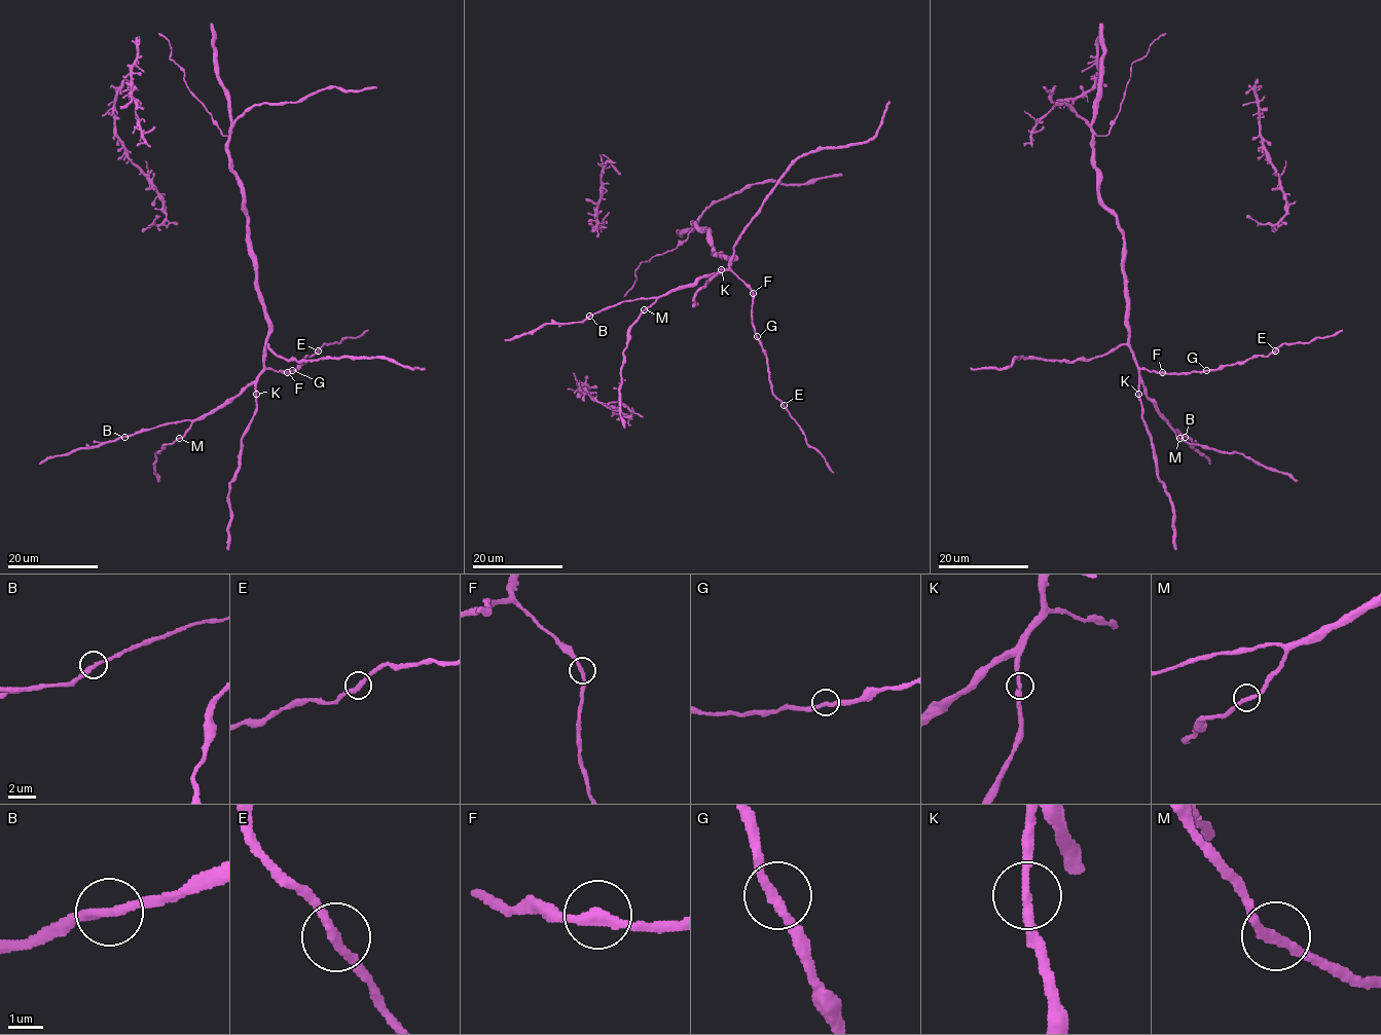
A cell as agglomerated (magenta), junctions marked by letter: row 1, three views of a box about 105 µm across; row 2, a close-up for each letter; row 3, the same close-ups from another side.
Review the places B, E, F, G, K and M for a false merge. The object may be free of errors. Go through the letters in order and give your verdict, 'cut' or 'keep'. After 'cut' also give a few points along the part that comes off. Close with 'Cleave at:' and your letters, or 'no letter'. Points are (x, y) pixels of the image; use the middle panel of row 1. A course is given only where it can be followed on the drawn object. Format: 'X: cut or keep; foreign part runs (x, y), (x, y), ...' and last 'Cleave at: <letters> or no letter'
B: keep
E: keep
F: keep
G: keep
K: keep
M: keep
Cleave at: no letter

